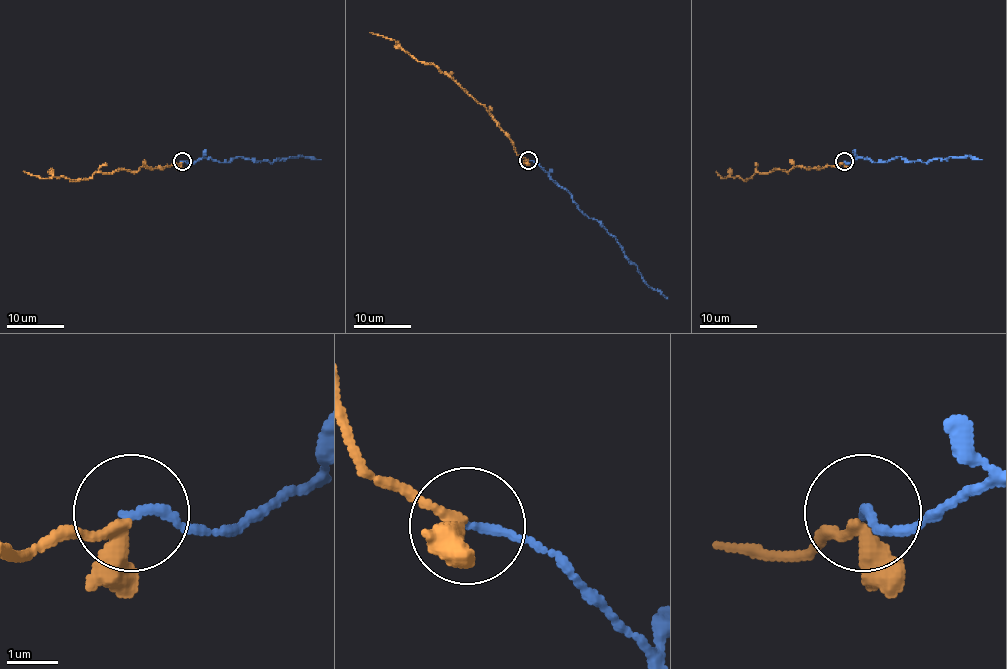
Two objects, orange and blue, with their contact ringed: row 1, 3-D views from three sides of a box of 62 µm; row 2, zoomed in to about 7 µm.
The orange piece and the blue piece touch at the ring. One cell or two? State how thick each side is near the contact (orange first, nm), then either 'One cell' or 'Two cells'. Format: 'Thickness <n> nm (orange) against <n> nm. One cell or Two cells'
Thickness 260 nm (orange) against 180 nm. One cell

